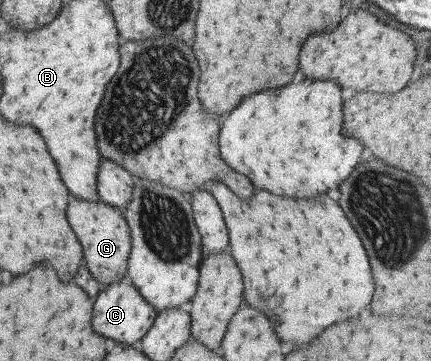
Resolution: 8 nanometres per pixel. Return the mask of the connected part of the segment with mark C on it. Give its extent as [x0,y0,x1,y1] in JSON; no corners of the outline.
[92,281,155,345]

